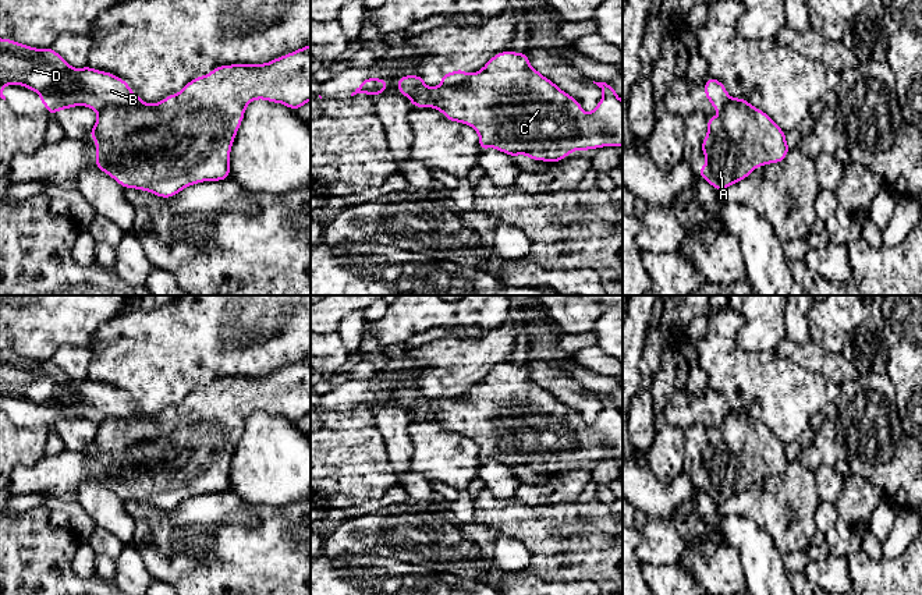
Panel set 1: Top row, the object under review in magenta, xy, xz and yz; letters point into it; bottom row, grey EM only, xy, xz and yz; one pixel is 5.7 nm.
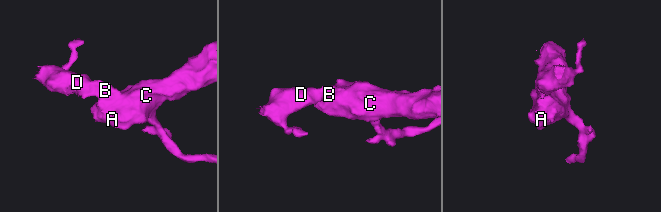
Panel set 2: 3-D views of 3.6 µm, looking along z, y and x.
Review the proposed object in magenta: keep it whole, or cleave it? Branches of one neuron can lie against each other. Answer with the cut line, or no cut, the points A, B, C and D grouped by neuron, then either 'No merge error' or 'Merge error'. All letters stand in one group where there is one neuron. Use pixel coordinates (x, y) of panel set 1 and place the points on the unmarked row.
Split along xy (144, 414), (105, 418), (96, 424). Groups: A C / B D. Merge error

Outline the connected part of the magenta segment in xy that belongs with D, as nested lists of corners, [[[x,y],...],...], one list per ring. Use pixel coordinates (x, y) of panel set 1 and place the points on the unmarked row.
[[[0,350],[0,410],[6,397],[22,397],[40,407],[49,426],[86,418],[96,425],[107,418],[145,415],[111,385],[74,380],[52,360],[36,361]]]

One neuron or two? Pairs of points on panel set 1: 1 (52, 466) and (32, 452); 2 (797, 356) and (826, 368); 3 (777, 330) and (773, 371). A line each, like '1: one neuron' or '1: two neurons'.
1: two neurons
2: one neuron
3: two neurons

